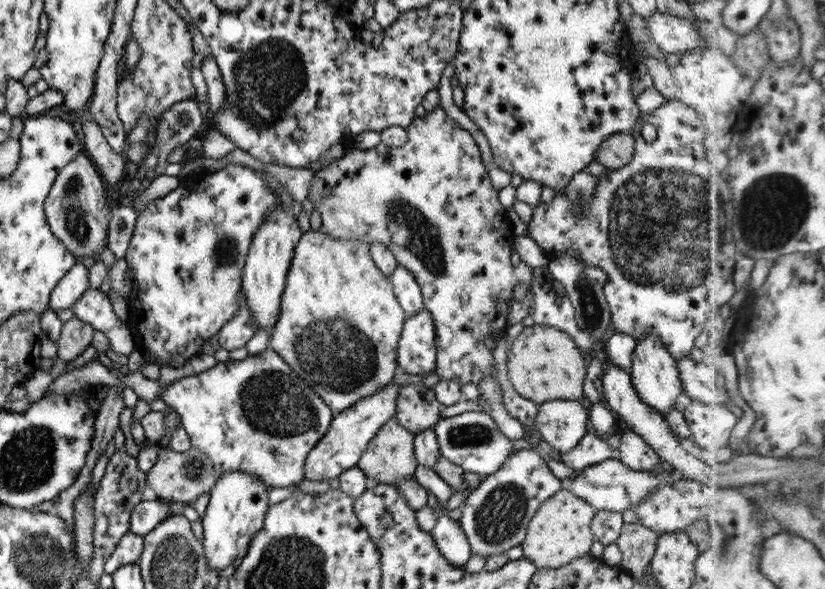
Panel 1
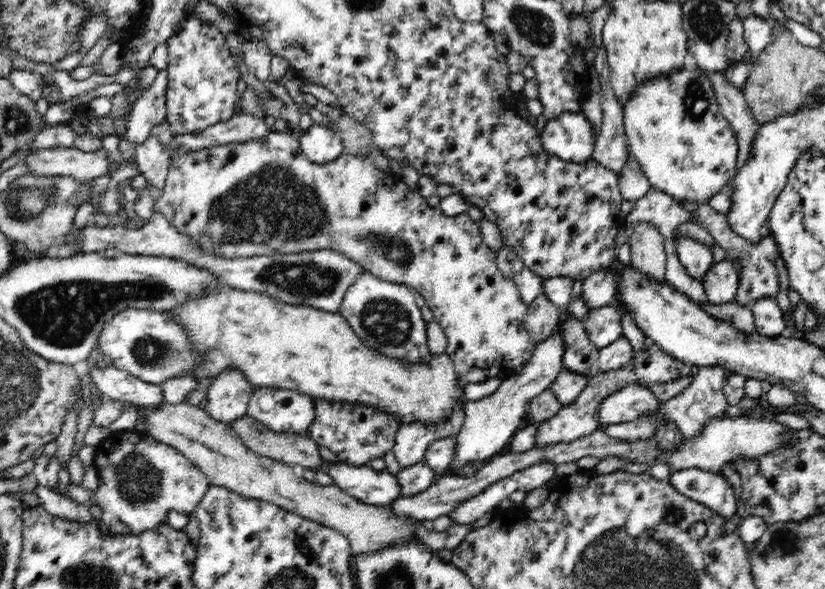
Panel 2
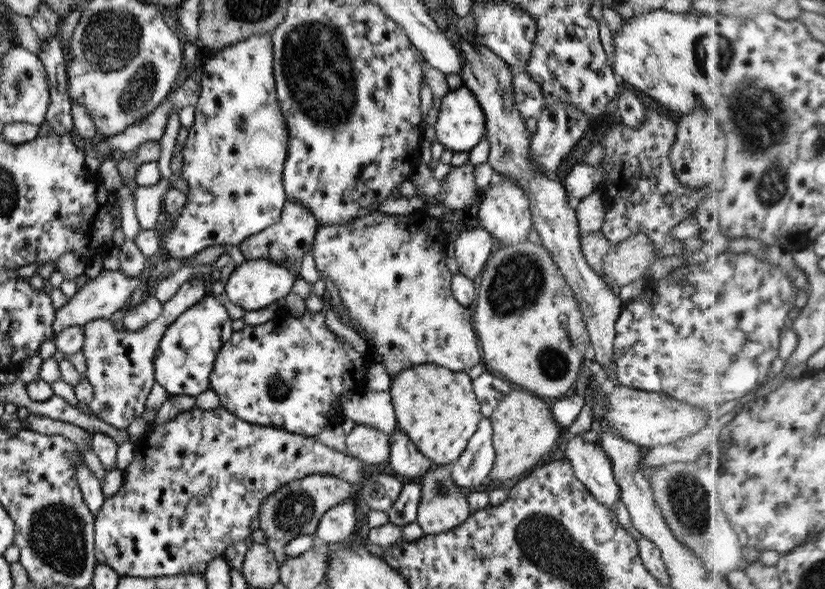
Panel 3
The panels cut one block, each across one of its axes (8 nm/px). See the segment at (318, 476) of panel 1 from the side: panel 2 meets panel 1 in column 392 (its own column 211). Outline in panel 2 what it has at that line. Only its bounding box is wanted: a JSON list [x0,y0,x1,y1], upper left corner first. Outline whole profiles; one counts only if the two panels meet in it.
[204,367,253,424]

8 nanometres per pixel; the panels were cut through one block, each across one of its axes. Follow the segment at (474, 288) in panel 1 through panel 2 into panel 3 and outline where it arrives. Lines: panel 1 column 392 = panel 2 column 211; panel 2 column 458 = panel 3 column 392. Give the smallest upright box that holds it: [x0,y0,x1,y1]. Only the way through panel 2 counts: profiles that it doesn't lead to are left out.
[311,210,482,378]

